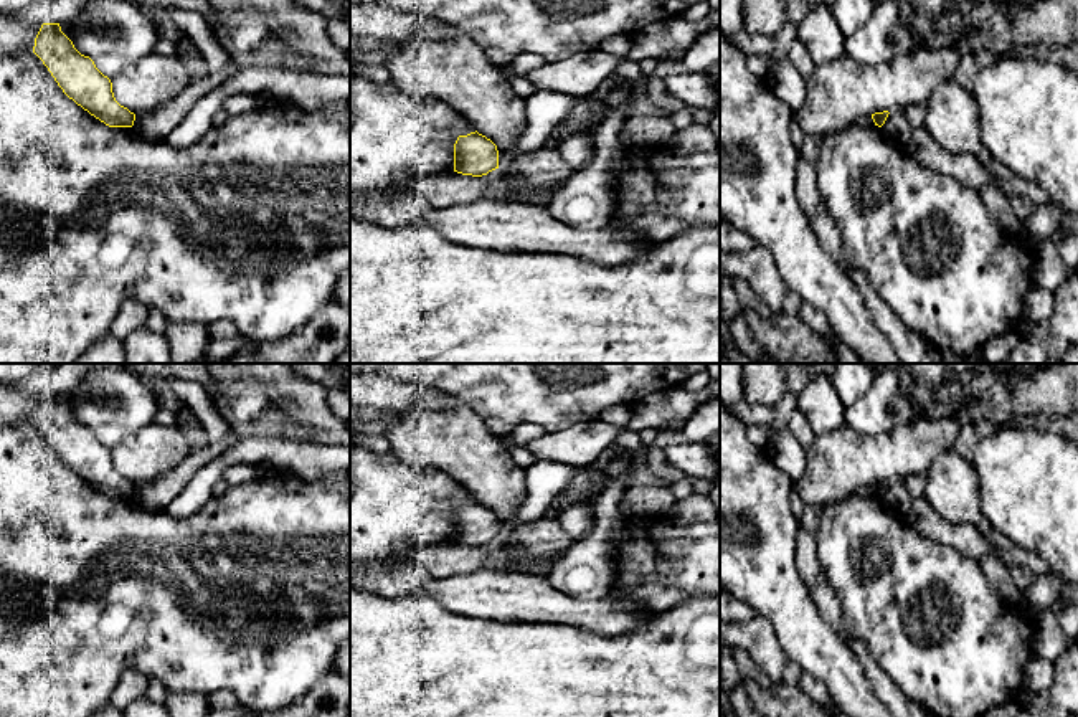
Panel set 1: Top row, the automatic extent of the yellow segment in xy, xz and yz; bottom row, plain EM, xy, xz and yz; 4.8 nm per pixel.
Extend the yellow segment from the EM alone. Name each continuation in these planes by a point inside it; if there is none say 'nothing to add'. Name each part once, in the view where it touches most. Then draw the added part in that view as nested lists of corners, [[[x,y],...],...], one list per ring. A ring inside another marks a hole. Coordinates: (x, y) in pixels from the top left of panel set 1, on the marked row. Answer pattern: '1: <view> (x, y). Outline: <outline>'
nothing to add

